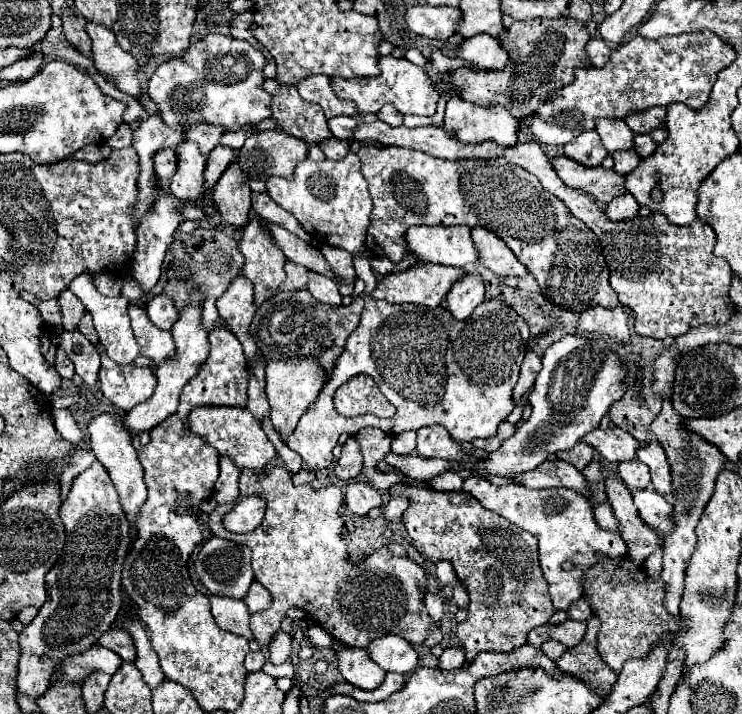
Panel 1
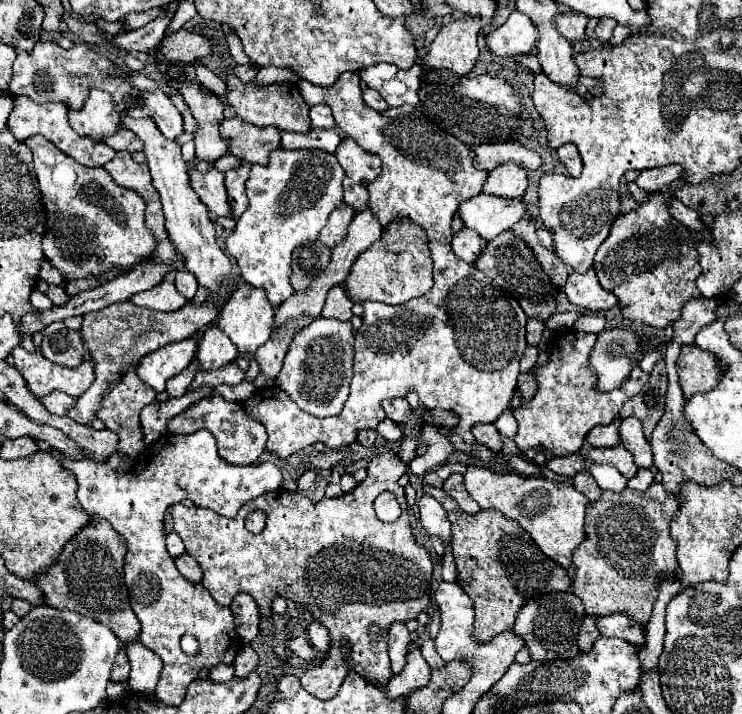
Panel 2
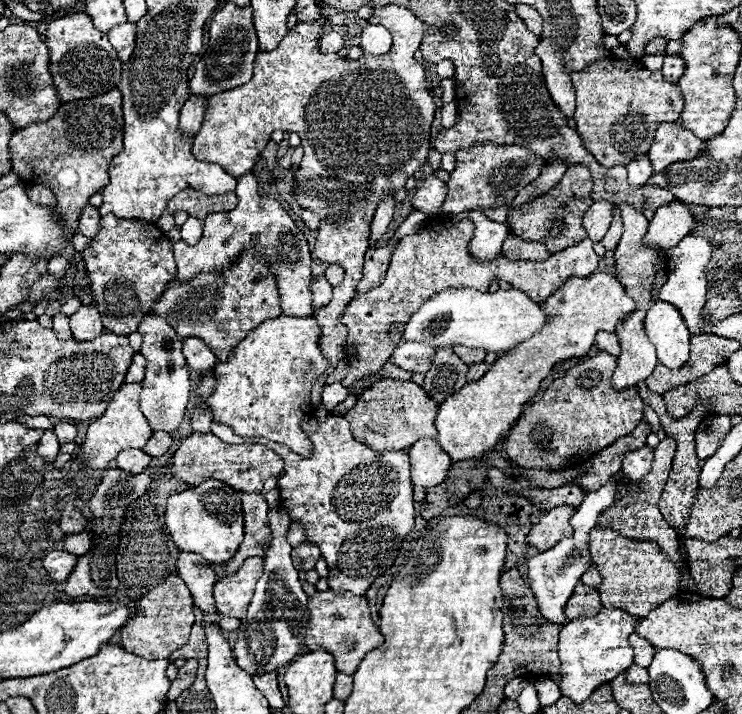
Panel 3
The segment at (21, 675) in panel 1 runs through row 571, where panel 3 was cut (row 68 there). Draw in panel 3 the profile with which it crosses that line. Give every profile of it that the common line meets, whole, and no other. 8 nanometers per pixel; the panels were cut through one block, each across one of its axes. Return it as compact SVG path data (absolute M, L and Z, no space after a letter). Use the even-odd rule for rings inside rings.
M84 12L52 20L46 30L46 44L50 48L50 72L62 102L100 96L112 88L118 88L122 62L110 46L108 36L96 30L90 16Z

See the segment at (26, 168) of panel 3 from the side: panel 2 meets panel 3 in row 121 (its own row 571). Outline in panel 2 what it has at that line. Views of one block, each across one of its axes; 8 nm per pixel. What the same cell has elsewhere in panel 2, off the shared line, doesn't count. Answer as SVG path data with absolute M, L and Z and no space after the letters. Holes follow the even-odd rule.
M94 520L92 526L84 528L68 546L64 546L58 562L48 568L46 574L36 576L36 586L44 592L44 602L58 610L70 610L104 622L120 642L138 642L140 622L130 608L128 590L124 584L124 556L126 542L112 530L106 520Z

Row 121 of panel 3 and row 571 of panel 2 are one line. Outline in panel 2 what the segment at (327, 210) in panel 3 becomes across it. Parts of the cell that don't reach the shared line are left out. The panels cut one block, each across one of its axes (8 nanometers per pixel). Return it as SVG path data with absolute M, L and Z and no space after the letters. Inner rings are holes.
M358 486L356 490L342 494L338 498L322 498L320 502L312 502L300 492L290 492L284 488L272 490L272 494L262 494L260 498L254 498L252 502L244 504L236 518L220 516L212 510L204 508L186 508L182 504L172 506L172 520L174 530L184 540L186 552L200 564L204 578L202 586L212 594L212 598L220 606L230 606L236 592L248 592L258 602L258 610L264 618L272 614L272 602L276 596L286 596L294 602L304 602L304 606L312 612L312 616L328 628L330 632L330 650L326 660L316 668L316 674L312 674L314 668L304 672L300 676L302 688L318 698L332 698L338 694L338 688L346 676L346 672L330 672L330 666L342 666L344 658L340 652L340 640L348 638L352 644L352 666L356 672L366 678L370 684L386 686L392 678L390 670L390 658L388 658L388 628L392 622L408 622L416 620L420 612L428 610L430 606L430 576L432 576L432 560L430 554L416 544L414 534L408 524L408 512L406 512L406 498L402 498L402 516L396 522L380 522L372 500L366 492L362 492L364 486ZM252 510L264 510L266 512L266 528L260 534L250 534L244 526L244 518ZM378 624L380 626L380 640L370 640L368 626Z

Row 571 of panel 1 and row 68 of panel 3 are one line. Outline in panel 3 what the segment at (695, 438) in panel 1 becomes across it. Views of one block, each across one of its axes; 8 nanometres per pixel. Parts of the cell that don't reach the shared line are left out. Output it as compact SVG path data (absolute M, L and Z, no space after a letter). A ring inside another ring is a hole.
M664 56L662 72L664 72L664 78L670 84L676 84L676 80L680 80L680 76L684 74L684 60L682 60L682 56Z

